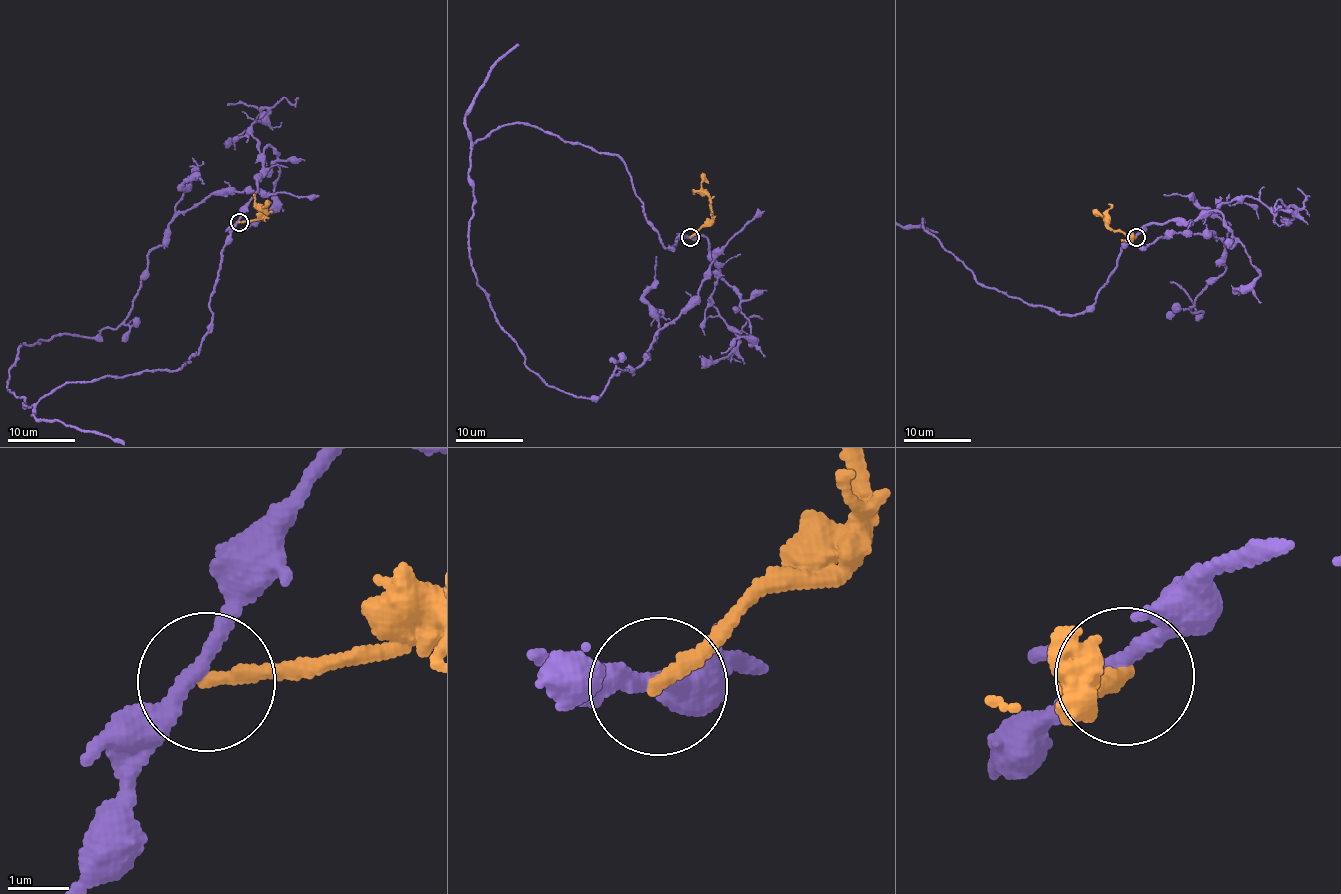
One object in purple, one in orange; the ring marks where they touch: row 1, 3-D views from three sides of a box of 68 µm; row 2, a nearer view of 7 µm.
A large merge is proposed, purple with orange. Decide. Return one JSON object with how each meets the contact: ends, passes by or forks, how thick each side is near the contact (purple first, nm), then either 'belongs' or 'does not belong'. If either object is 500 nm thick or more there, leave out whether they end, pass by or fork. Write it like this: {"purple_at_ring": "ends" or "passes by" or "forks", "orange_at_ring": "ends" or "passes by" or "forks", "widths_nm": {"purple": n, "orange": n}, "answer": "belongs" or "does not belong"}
{"purple_at_ring": "passes by", "orange_at_ring": "ends", "widths_nm": {"purple": 240, "orange": 240}, "answer": "does not belong"}

